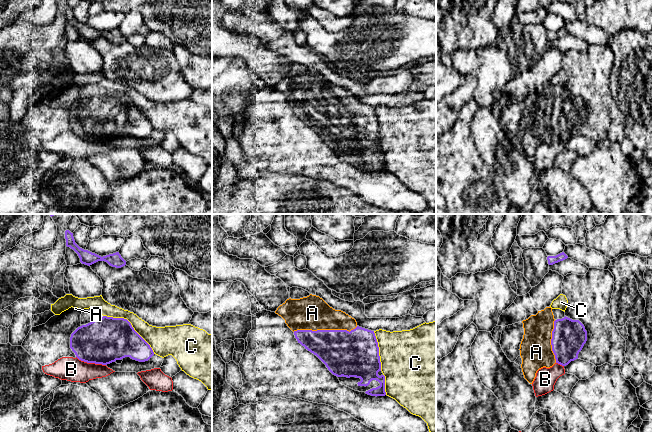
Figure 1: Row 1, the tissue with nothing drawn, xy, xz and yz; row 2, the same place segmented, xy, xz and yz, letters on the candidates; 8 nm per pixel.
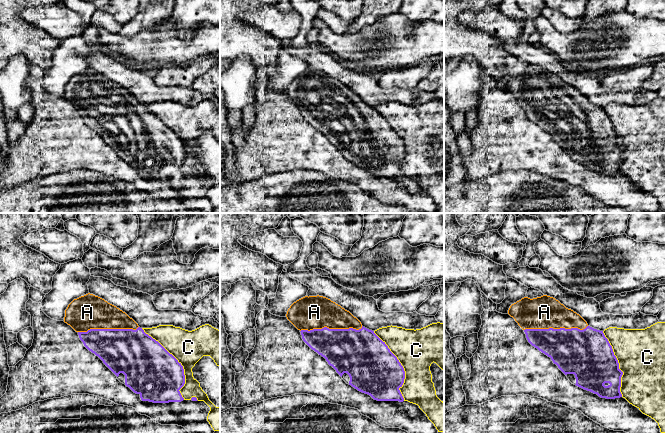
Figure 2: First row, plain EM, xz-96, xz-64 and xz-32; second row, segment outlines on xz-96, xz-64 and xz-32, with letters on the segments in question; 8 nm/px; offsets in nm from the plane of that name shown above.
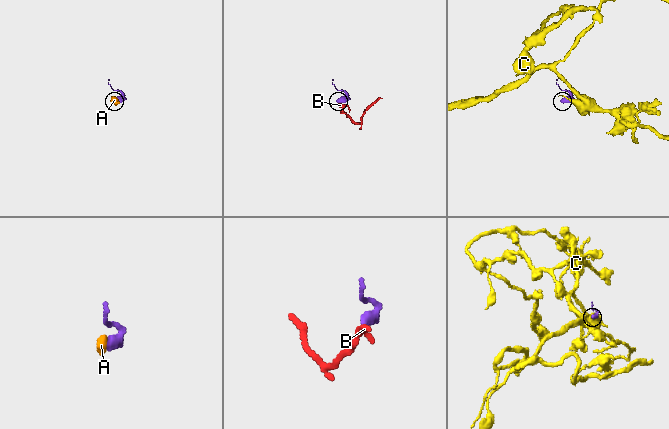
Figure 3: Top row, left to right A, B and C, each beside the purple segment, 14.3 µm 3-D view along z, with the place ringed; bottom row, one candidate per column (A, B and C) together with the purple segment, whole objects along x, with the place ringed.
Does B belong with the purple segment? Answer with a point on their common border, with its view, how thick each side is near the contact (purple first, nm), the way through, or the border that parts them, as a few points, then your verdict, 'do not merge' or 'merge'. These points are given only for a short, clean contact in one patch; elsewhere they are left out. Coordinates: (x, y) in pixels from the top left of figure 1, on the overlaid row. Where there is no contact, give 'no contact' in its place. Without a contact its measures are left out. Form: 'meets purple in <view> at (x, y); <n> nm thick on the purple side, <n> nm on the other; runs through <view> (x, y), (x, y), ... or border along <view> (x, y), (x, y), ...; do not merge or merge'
meets purple in xy at (91, 362); 360 nm thick on the purple side, 190 nm on the other; border along xy (76, 356), (87, 362), (105, 365); do not merge

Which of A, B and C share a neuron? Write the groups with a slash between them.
A / B / C

